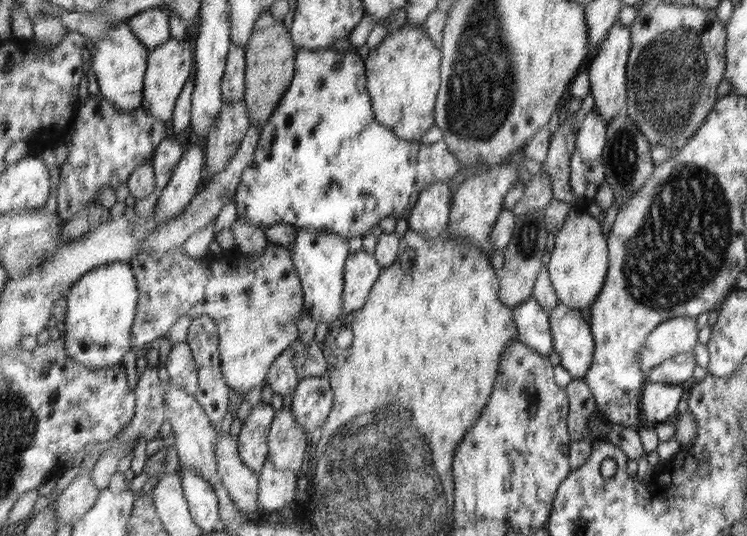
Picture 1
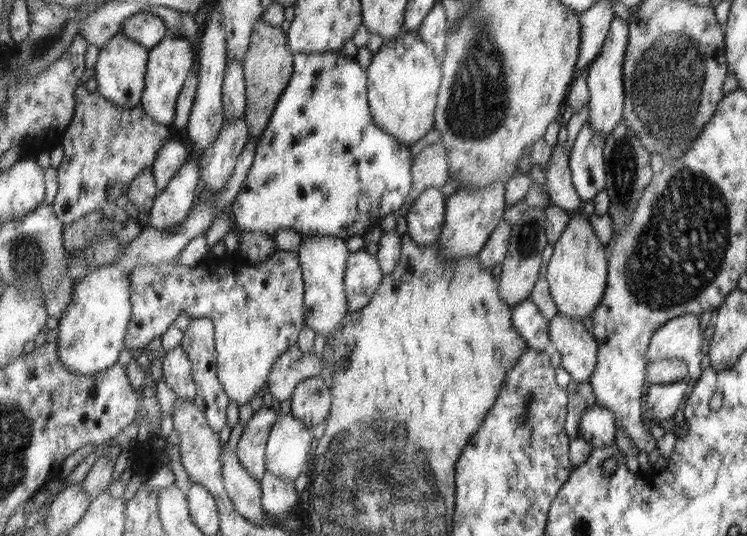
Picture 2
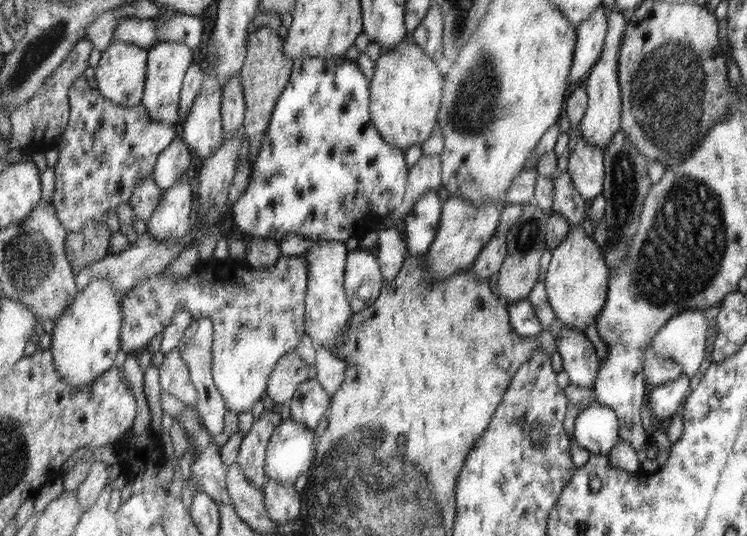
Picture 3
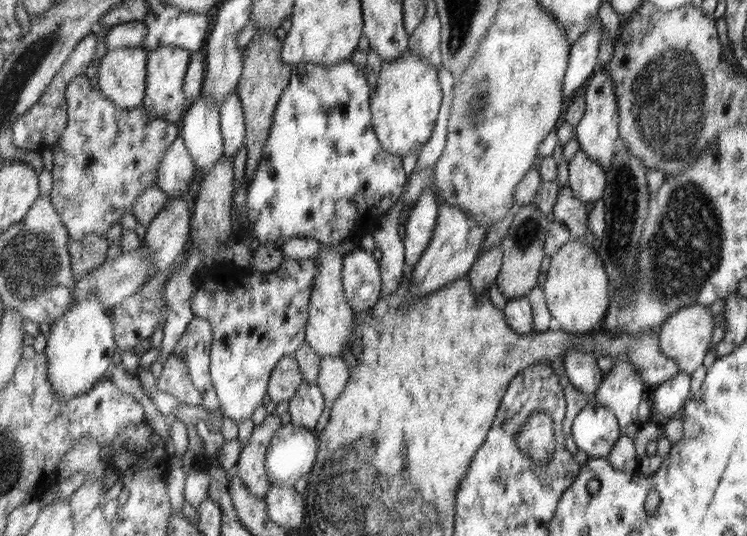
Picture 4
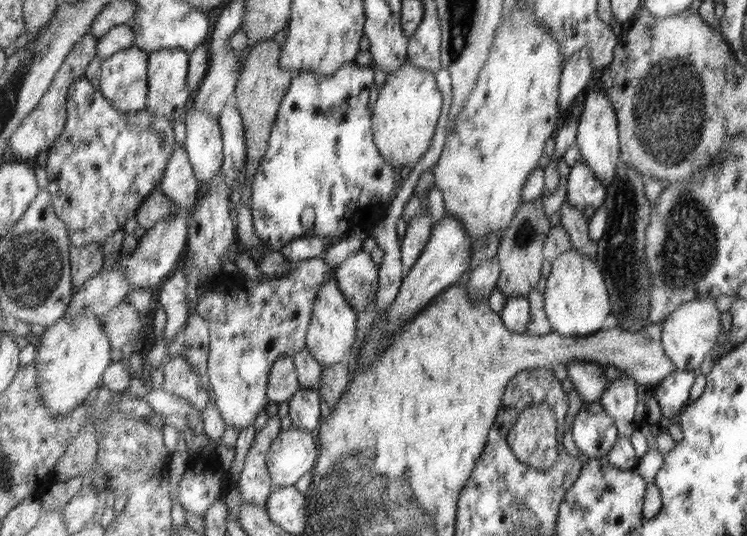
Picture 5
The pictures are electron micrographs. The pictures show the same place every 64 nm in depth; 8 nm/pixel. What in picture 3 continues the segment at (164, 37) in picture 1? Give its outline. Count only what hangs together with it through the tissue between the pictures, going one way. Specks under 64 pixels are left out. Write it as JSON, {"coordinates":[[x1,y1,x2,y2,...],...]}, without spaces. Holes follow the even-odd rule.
{"coordinates":[[121,18,113,40,127,41,127,43,137,44,150,51,155,45,155,40,157,40,157,19]]}

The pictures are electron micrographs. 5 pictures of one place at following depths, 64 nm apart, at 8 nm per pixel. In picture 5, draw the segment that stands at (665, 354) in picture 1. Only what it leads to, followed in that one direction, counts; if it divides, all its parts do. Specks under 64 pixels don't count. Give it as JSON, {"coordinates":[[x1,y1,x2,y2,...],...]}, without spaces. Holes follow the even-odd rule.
{"coordinates":[[696,299,677,308,662,326,662,343,667,357,671,358,676,369,693,372,700,370,701,364,713,352,713,348,724,341,723,331,727,327,727,316,717,310,715,299]]}

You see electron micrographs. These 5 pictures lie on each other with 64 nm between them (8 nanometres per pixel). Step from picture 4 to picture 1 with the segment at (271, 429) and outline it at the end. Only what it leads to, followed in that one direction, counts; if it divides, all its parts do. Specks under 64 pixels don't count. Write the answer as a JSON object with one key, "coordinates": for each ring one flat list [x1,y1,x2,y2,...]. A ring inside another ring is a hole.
{"coordinates":[[257,403,247,419,243,422,241,433,238,437,238,449,243,462,257,476,261,475,263,465,267,462,269,455,268,437,270,429,274,424,276,409,271,403]]}

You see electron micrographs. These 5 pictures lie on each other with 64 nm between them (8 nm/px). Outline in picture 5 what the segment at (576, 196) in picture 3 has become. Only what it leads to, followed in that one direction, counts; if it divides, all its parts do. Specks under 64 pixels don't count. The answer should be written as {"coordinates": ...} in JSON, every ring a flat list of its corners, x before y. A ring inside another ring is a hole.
{"coordinates":[[565,198,558,213,560,224,569,231,572,246,577,247,587,257,597,258,599,245,590,235,589,211,573,207,573,203,569,203]]}

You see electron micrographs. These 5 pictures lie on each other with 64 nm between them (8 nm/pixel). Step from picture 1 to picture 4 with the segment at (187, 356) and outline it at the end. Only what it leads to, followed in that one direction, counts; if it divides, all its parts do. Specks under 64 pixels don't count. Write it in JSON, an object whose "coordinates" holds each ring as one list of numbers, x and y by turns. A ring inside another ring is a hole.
{"coordinates":[[174,352,164,359,163,365,162,374,157,382,158,390,179,398,184,405,202,405,203,394,194,385,185,360]]}

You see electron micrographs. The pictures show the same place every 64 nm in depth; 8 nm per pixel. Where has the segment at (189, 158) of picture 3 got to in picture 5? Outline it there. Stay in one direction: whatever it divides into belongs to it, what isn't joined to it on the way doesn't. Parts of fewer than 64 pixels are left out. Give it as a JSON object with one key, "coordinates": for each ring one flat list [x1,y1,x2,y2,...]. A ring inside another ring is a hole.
{"coordinates":[[181,144,175,145,175,151,167,163,160,189,175,201,177,208,188,212,191,206,197,205,197,194,202,189,195,174,193,163,189,160,188,150]]}

